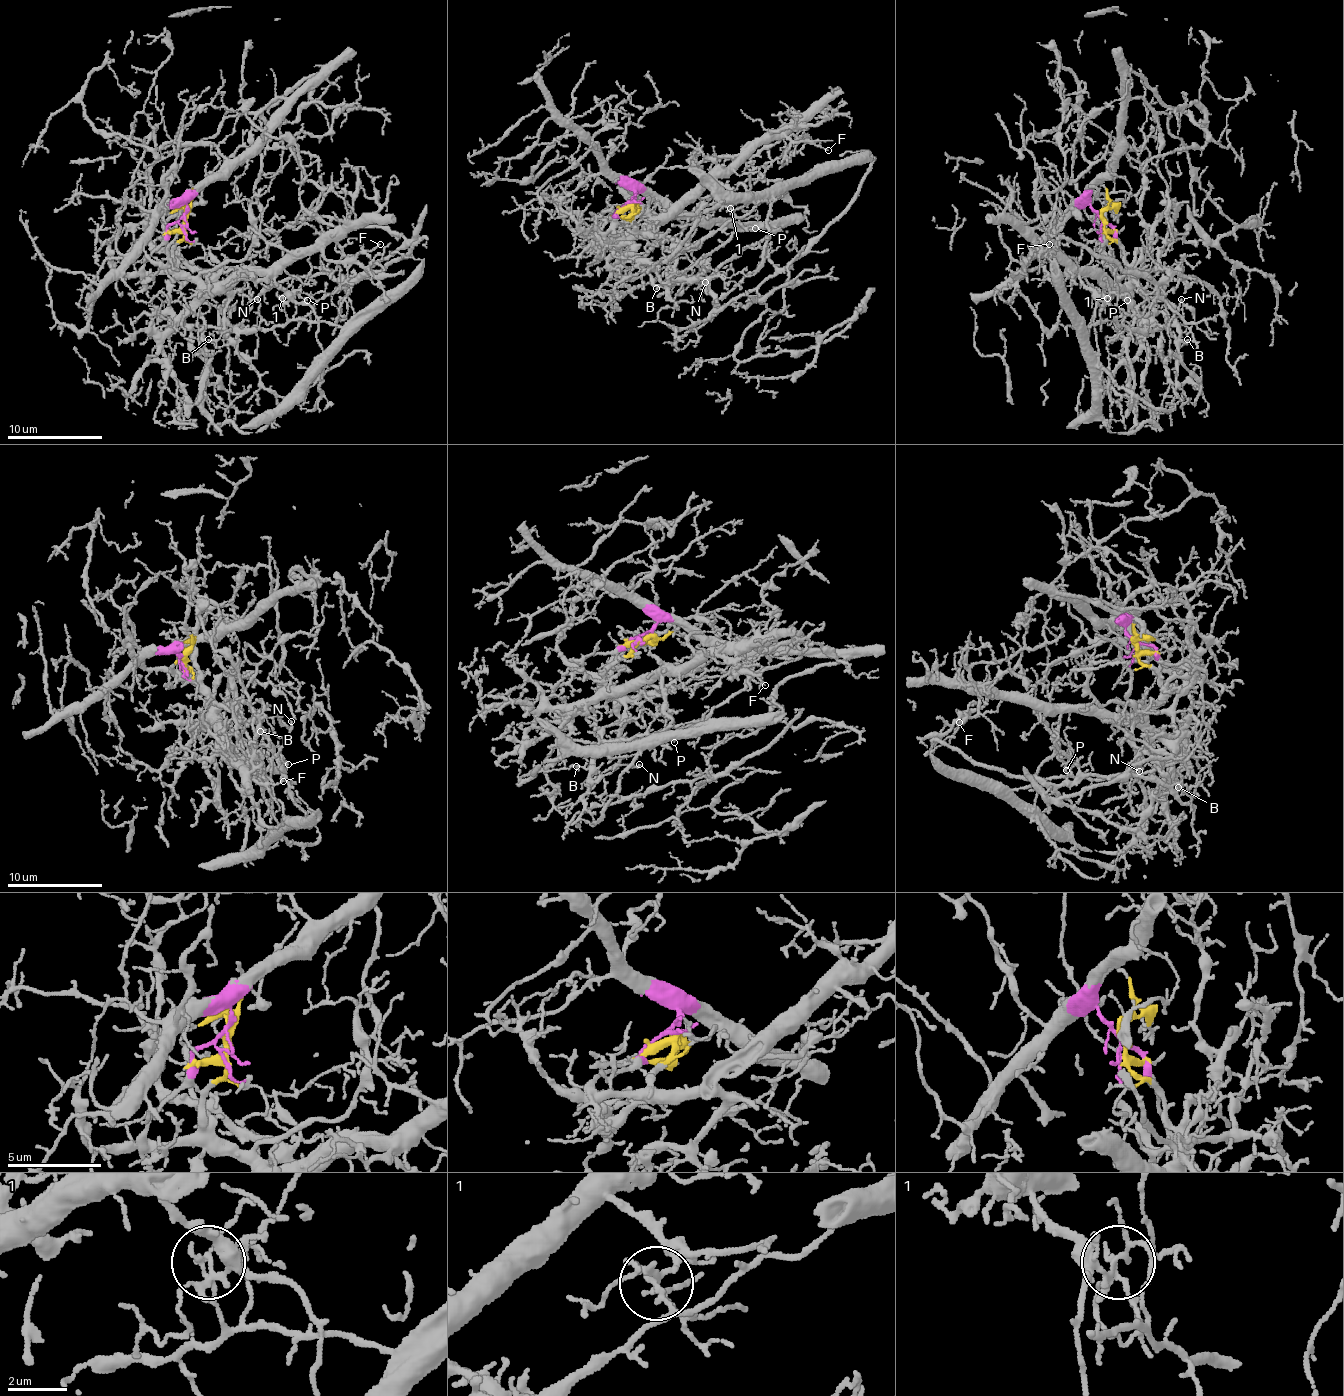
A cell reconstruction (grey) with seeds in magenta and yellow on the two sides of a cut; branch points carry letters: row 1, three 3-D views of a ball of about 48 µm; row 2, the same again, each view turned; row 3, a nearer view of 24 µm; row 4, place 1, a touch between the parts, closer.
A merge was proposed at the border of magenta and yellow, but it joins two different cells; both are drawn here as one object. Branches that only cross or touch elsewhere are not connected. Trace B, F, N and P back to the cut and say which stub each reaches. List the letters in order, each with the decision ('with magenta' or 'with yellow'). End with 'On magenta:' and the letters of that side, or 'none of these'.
B: with yellow
F: with yellow
N: with yellow
P: with yellow
On magenta: none of these

